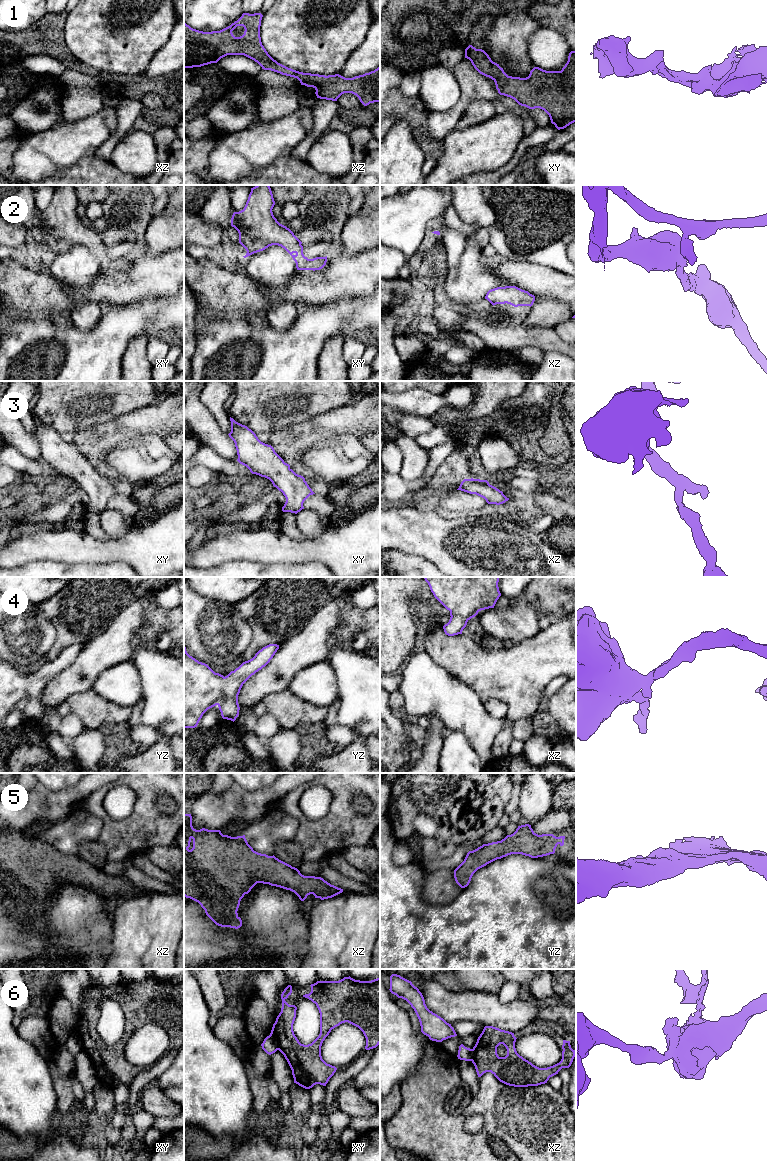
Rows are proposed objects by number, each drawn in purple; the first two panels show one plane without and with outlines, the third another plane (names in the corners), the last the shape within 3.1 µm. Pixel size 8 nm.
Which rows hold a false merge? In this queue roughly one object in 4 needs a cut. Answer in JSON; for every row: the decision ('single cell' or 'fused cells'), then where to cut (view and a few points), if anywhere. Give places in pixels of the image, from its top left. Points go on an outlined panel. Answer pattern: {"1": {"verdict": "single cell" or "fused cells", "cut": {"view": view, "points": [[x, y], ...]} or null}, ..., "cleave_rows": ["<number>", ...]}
{"1": {"verdict": "single cell", "cut": null}, "2": {"verdict": "single cell", "cut": null}, "3": {"verdict": "single cell", "cut": null}, "4": {"verdict": "single cell", "cut": null}, "5": {"verdict": "single cell", "cut": null}, "6": {"verdict": "fused cells", "cut": {"view": "xy", "points": [[270, 1034], [278, 1049]]}}, "cleave_rows": ["6"]}

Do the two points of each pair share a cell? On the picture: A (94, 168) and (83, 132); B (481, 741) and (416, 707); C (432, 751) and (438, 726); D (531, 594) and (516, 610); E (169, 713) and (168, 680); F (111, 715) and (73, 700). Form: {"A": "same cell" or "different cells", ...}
{"A": "different cells", "B": "same cell", "C": "same cell", "D": "different cells", "E": "same cell", "F": "same cell"}

